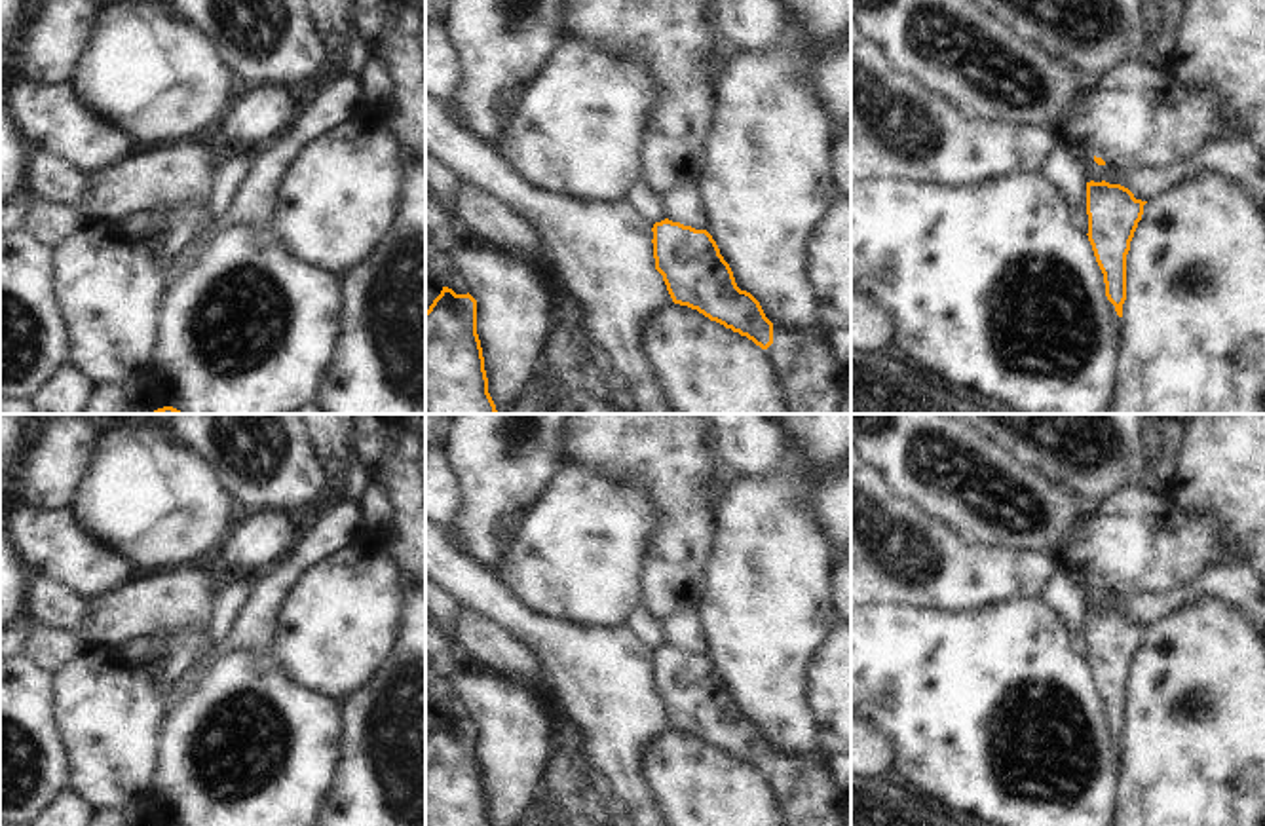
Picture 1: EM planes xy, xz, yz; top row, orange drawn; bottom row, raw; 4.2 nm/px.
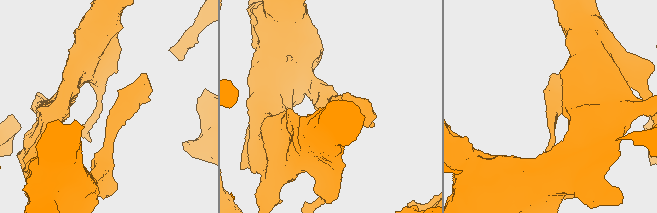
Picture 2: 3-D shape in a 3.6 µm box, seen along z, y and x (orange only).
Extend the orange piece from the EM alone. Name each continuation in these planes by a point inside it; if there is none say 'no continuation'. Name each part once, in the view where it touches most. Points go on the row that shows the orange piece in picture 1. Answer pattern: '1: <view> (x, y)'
no continuation

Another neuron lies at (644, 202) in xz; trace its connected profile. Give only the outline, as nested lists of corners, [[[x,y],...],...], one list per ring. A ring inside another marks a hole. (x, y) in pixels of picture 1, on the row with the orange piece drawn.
[[[642,178],[631,184],[623,199],[638,216],[651,224],[661,222],[667,216],[661,194],[648,188]]]

